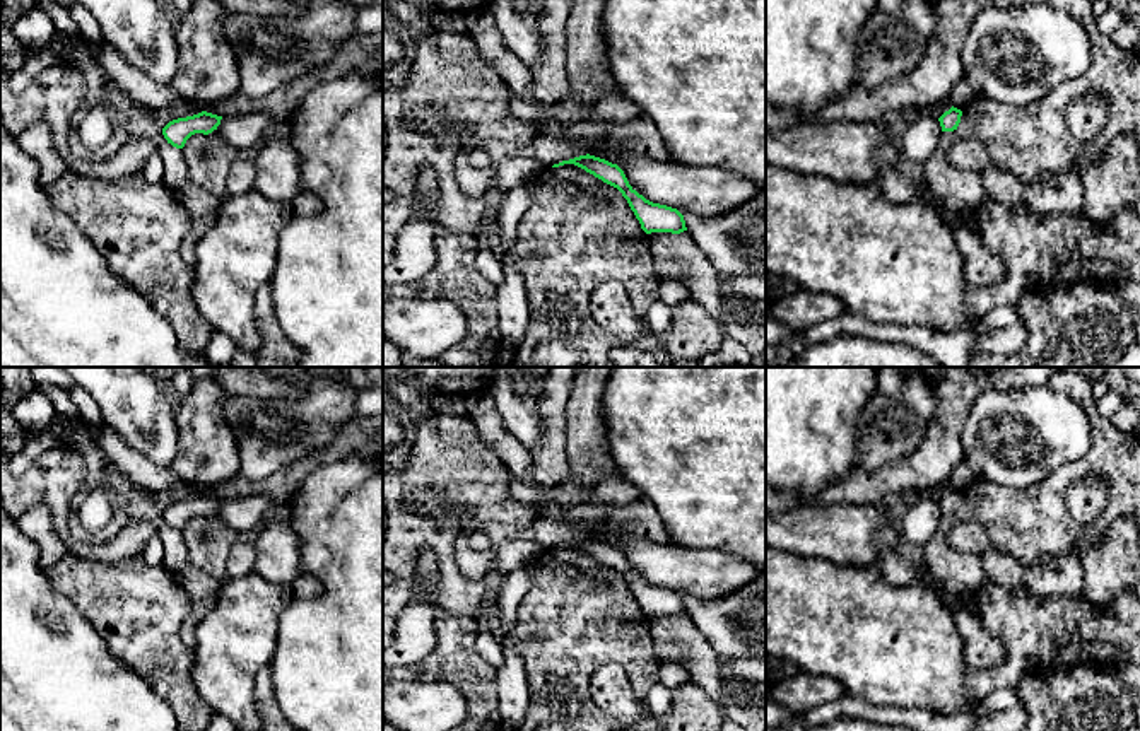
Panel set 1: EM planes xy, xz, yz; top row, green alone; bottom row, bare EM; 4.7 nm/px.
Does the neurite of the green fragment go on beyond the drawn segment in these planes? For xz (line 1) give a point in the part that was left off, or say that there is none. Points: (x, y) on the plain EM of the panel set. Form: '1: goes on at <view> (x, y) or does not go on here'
1: does not go on here

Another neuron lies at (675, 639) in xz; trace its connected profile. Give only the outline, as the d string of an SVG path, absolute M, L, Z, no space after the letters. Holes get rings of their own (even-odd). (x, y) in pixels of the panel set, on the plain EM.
M684 613L680 617L651 615L648 618L648 635L653 640L656 658L661 663L684 666L690 681L699 685L723 712L720 656L690 617Z

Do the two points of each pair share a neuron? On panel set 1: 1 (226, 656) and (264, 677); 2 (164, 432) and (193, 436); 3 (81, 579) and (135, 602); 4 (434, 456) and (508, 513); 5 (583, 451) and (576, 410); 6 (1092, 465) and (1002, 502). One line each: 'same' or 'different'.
1: different
2: different
3: same
4: same
5: same
6: same

